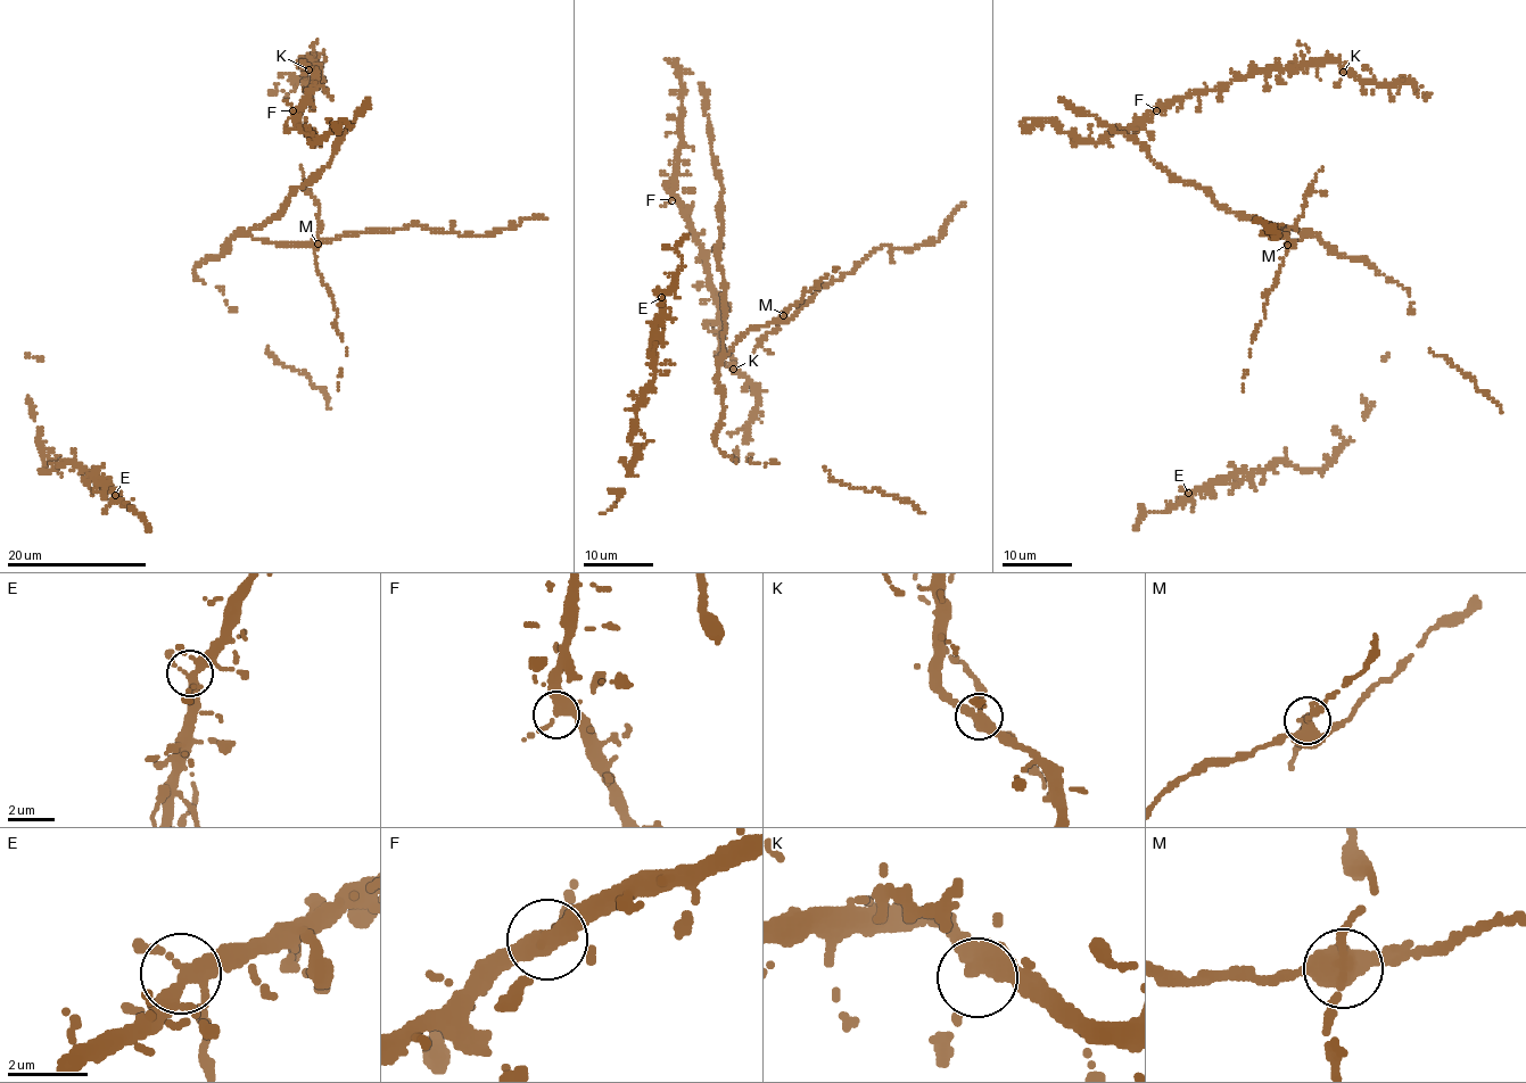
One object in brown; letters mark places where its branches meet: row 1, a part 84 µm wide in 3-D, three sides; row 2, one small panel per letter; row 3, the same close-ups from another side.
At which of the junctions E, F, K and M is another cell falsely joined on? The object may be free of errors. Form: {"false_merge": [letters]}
{"false_merge": ["M"]}

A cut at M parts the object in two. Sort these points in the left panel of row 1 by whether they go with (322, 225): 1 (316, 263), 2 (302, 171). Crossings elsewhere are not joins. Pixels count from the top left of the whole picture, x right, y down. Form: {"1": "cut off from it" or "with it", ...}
{"1": "with it", "2": "with it"}

